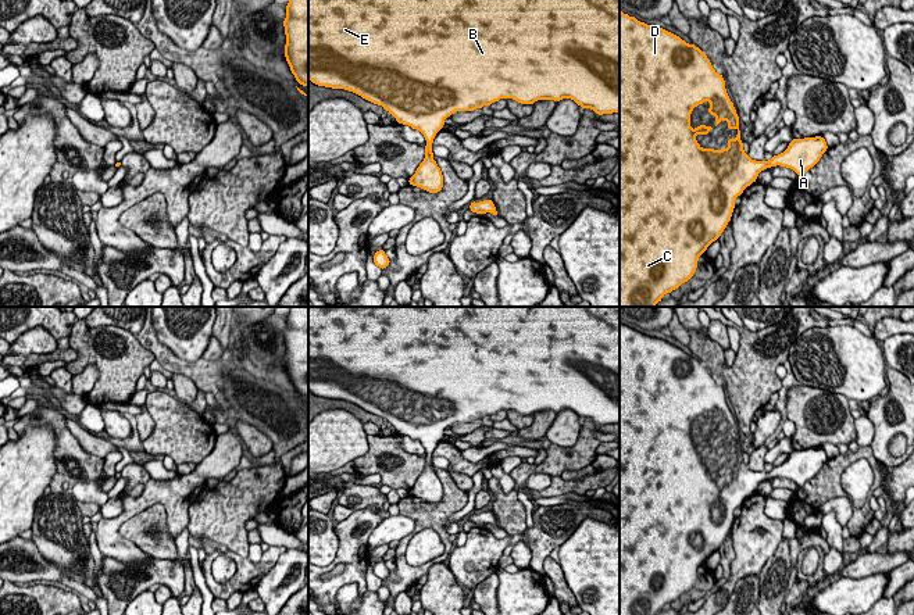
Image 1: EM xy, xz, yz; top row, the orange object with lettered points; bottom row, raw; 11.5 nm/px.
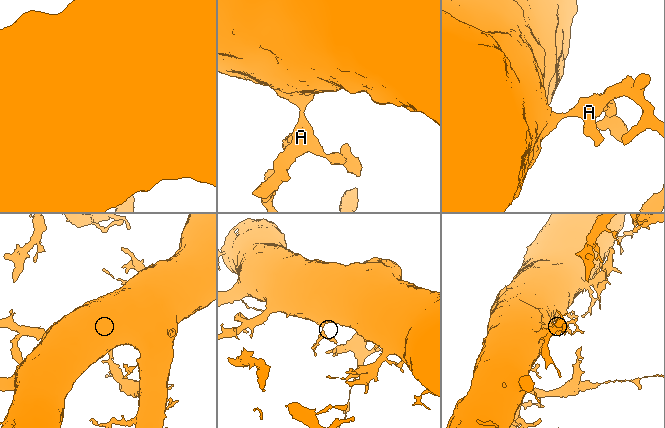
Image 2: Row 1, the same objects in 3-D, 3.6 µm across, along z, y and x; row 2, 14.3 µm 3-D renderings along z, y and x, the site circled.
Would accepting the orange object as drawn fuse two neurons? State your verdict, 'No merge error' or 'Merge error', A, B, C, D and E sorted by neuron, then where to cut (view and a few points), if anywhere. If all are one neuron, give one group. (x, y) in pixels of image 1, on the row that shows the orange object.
No merge error. Groups: A B C D E. No split

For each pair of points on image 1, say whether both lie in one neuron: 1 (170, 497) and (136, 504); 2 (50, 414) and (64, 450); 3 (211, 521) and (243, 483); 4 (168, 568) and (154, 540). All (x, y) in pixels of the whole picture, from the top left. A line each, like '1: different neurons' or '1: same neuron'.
1: same neuron
2: same neuron
3: same neuron
4: different neurons

